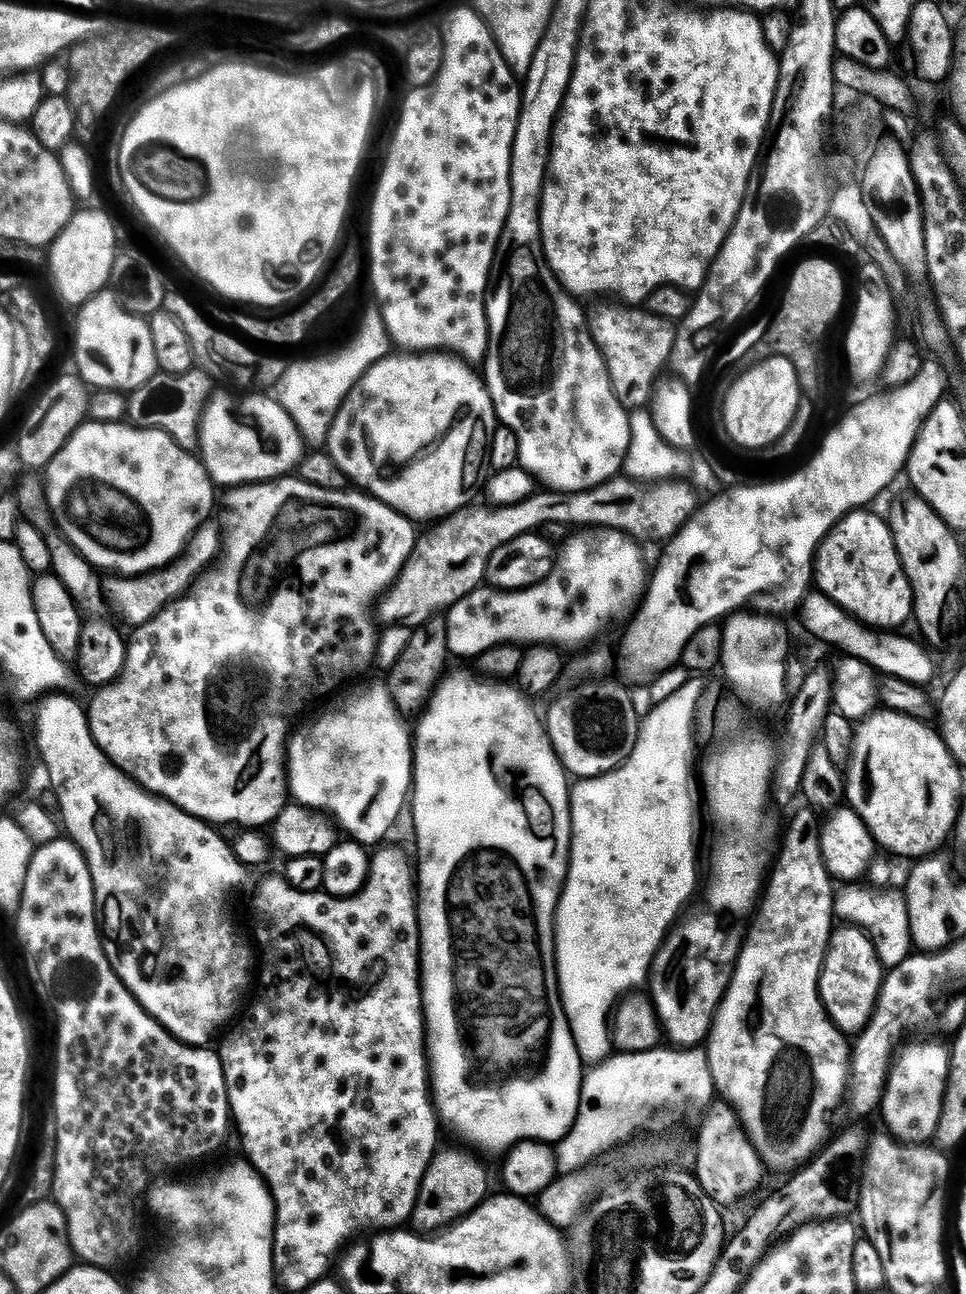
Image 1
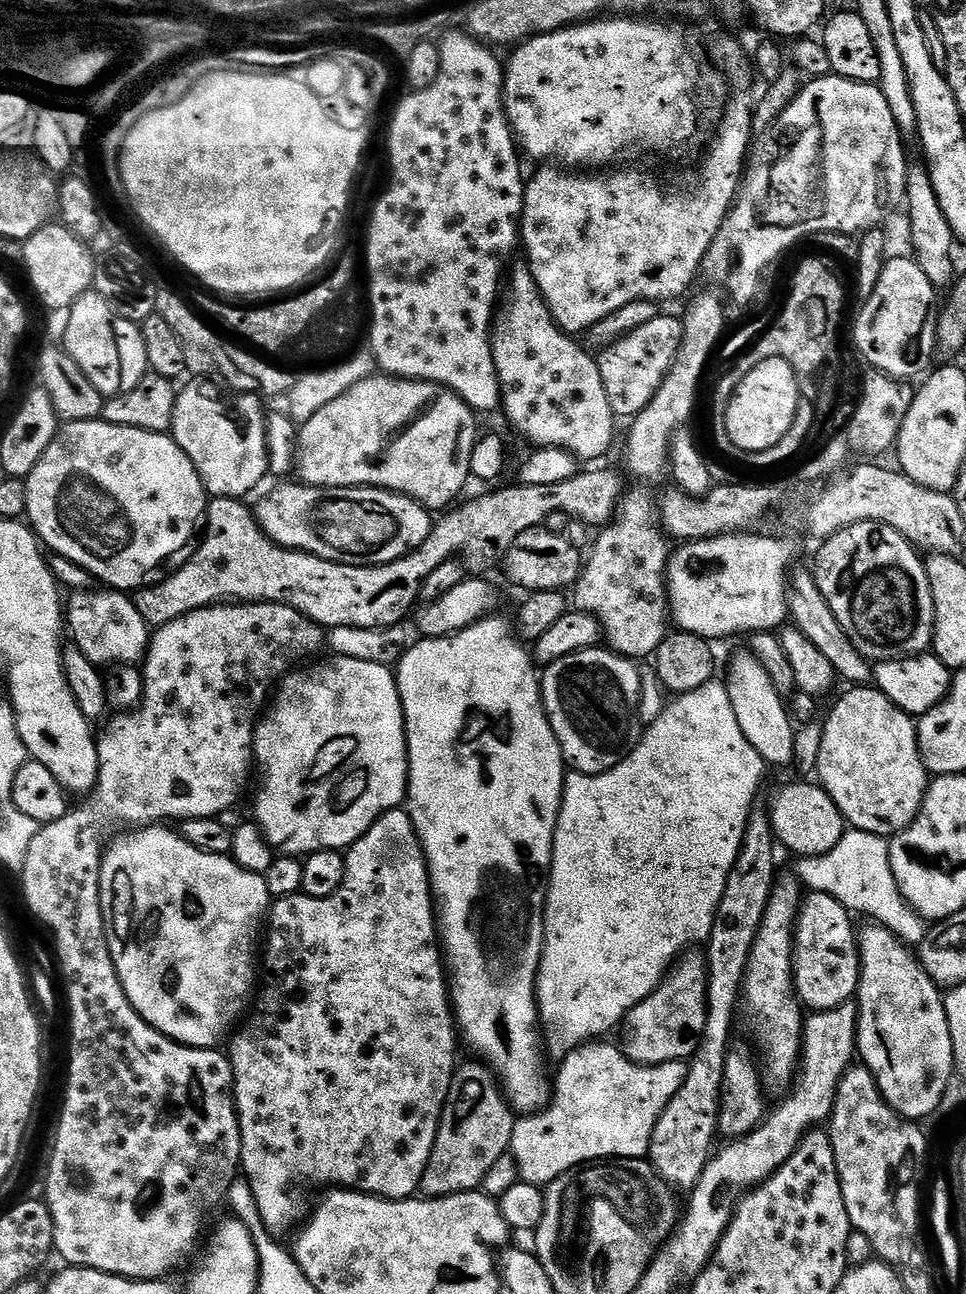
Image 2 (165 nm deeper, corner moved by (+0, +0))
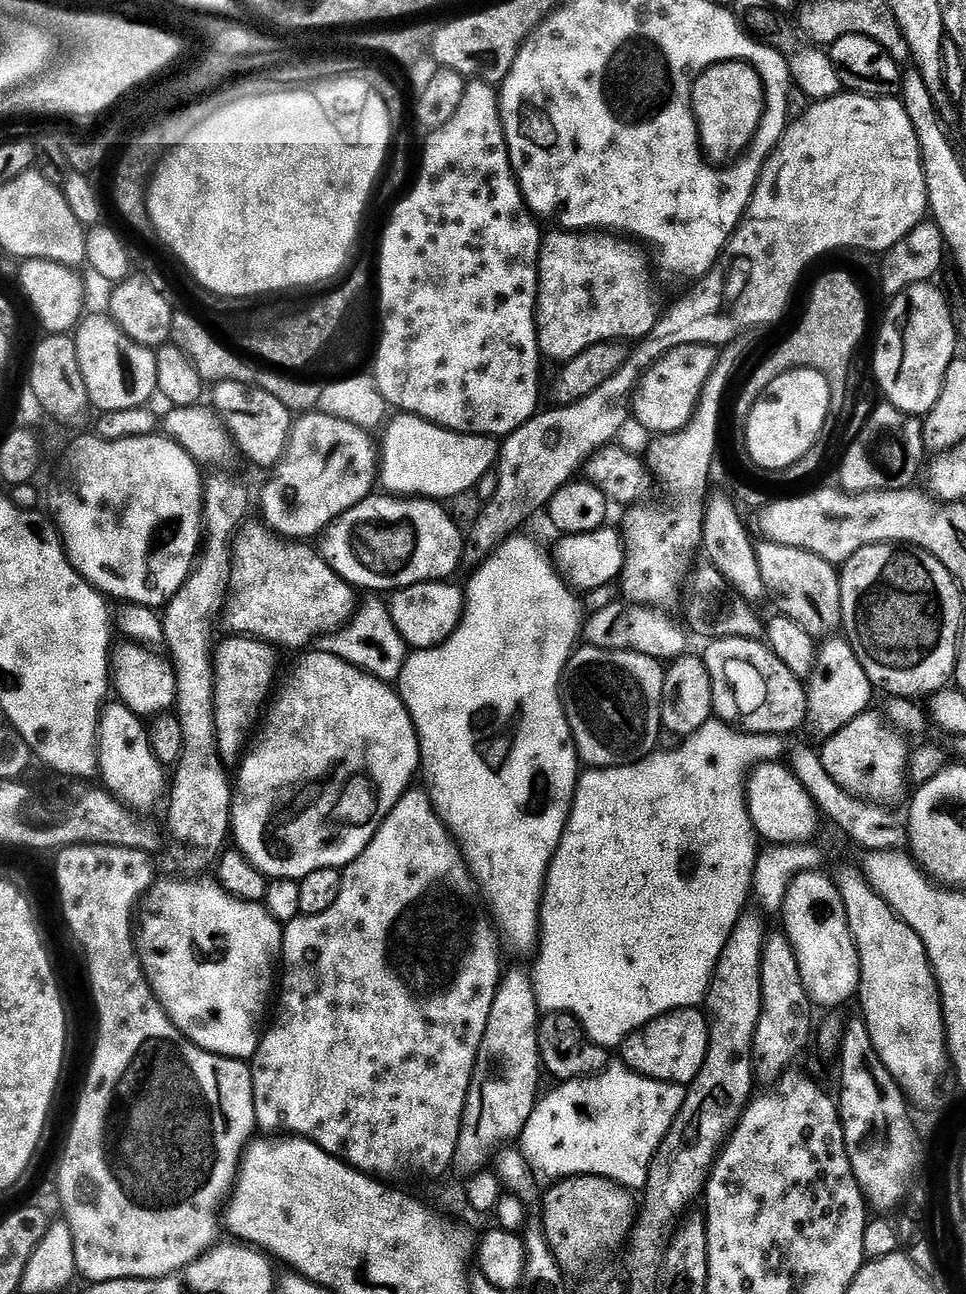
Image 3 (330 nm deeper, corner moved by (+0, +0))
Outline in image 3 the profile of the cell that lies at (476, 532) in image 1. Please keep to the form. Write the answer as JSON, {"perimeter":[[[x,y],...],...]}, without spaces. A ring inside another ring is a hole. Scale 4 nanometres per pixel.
{"perimeter":[[[245,523],[240,529],[238,547],[232,561],[232,590],[226,606],[226,624],[228,620],[229,626],[233,628],[231,631],[247,634],[272,646],[281,644],[284,648],[304,650],[311,645],[308,643],[312,638],[314,640],[319,634],[343,627],[350,618],[348,595],[353,595],[352,585],[337,576],[327,560],[313,547],[310,549],[309,545],[277,538],[263,523],[252,523]]]}

